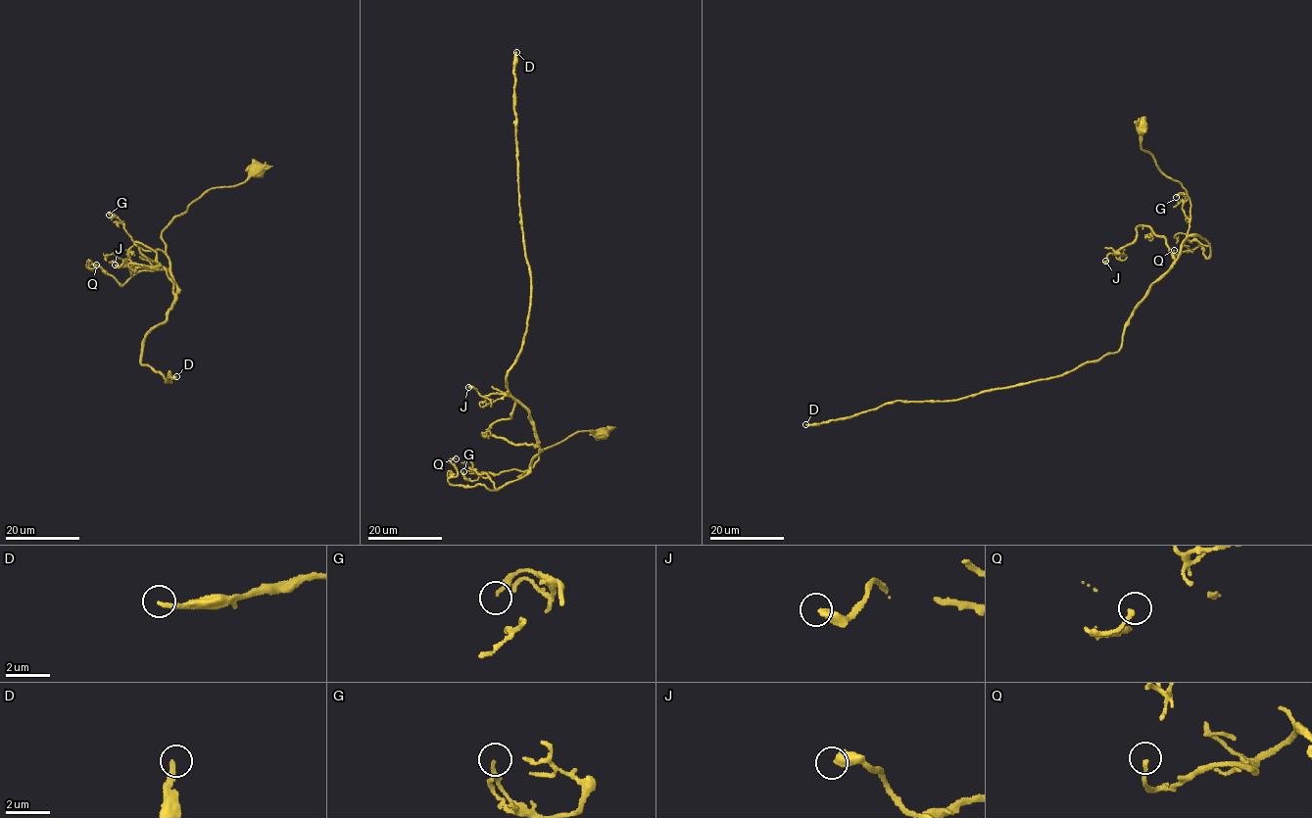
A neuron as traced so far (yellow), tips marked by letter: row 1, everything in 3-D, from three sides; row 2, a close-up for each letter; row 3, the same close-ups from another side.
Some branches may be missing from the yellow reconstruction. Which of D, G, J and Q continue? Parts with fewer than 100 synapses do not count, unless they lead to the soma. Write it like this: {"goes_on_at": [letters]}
{"goes_on_at": ["D"]}

